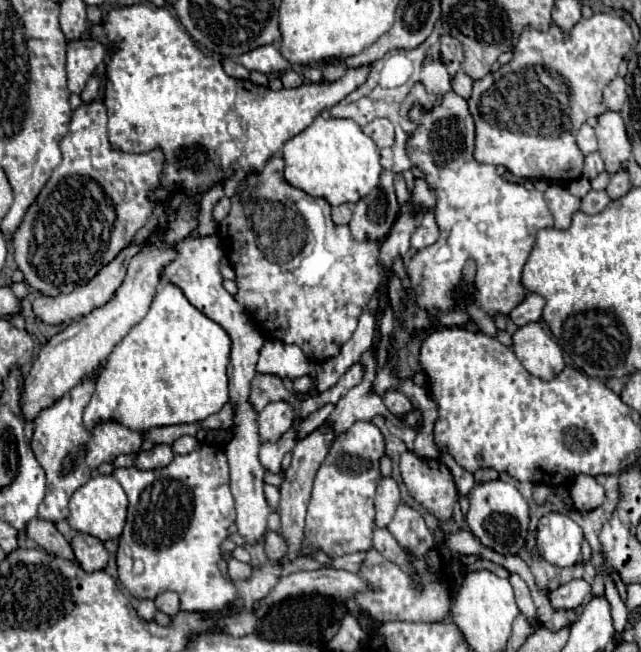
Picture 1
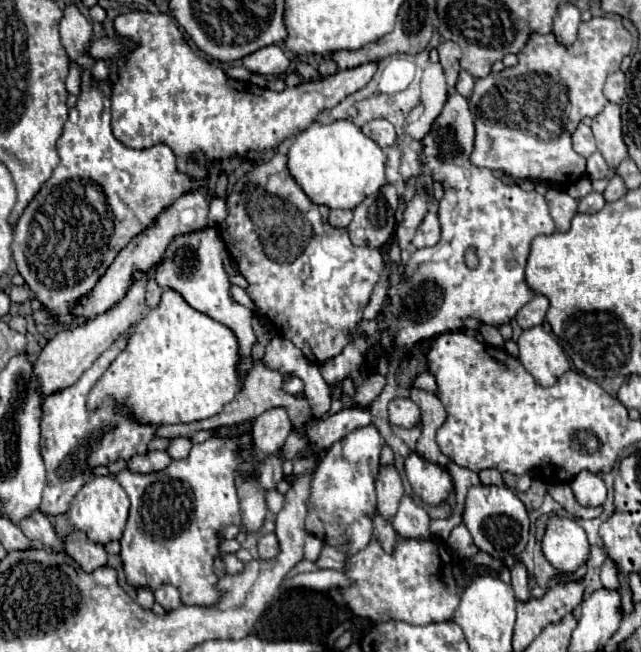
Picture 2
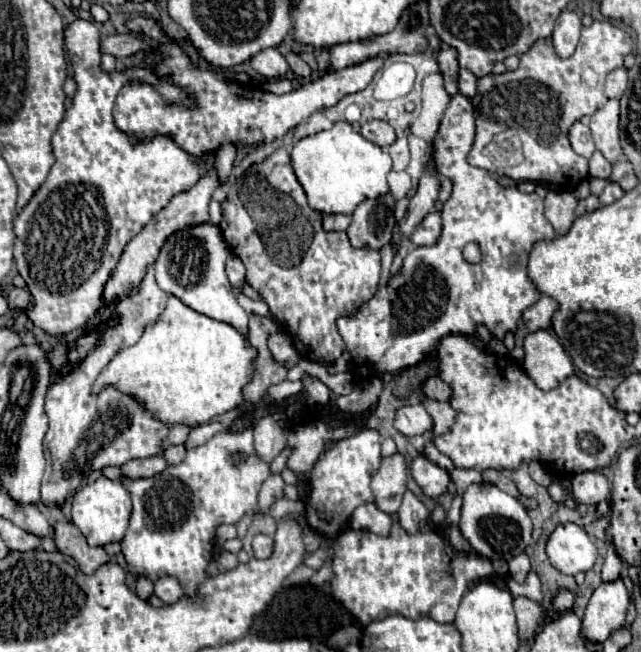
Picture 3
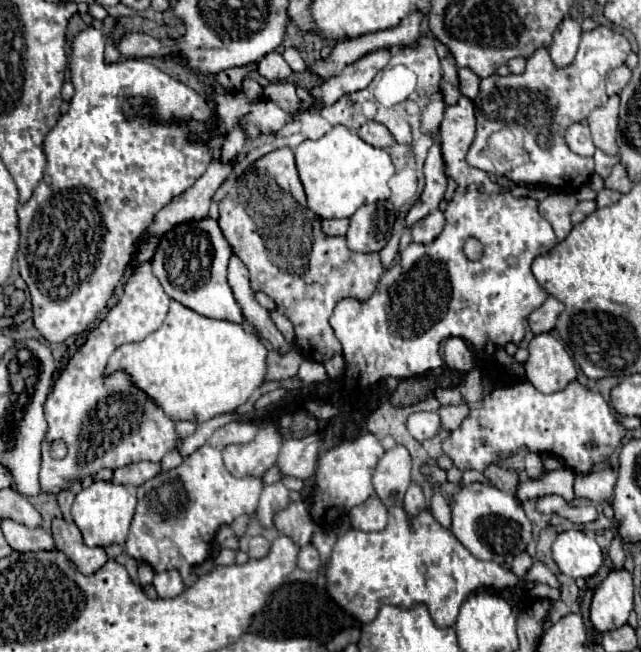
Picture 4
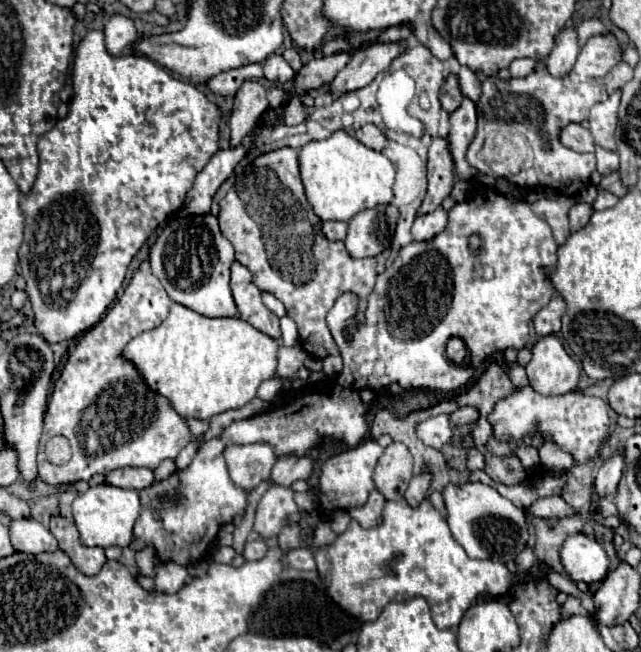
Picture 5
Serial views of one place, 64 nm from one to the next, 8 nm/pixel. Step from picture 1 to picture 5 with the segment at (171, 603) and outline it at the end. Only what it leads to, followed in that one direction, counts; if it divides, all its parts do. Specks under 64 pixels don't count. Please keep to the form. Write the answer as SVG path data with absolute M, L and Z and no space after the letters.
M160 562L154 580L156 580L156 588L160 592L174 594L174 592L178 592L186 584L188 572L186 572L184 566L180 566L176 562Z

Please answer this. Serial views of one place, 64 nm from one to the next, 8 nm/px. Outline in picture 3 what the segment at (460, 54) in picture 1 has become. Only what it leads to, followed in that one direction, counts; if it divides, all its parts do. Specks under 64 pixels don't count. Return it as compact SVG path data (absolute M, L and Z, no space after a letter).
M442 46L438 54L438 66L444 76L444 88L450 96L458 94L458 60L456 60L456 50L450 46Z

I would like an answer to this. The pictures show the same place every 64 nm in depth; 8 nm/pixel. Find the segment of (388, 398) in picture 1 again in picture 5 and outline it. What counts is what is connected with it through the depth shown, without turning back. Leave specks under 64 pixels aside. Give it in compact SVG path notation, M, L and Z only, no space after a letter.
M440 414L436 418L430 418L422 424L418 424L416 432L424 444L438 448L438 450L456 440L456 426L452 426L448 414Z

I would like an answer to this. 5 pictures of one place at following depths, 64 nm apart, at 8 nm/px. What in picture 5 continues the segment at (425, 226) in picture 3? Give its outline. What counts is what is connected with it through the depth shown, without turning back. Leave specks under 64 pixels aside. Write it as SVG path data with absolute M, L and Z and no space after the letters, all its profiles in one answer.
M440 206L430 214L418 216L412 224L412 236L414 240L430 240L436 234L440 234L448 224L448 212Z

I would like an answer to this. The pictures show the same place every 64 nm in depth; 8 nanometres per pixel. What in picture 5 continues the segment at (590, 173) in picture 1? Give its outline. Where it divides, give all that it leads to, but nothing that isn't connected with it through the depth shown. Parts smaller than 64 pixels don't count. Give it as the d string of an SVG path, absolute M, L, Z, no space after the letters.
M596 146L596 160L598 160L598 172L602 176L612 174L612 172L618 172L618 168L620 168L618 154L612 152L612 150L604 150L600 146Z

